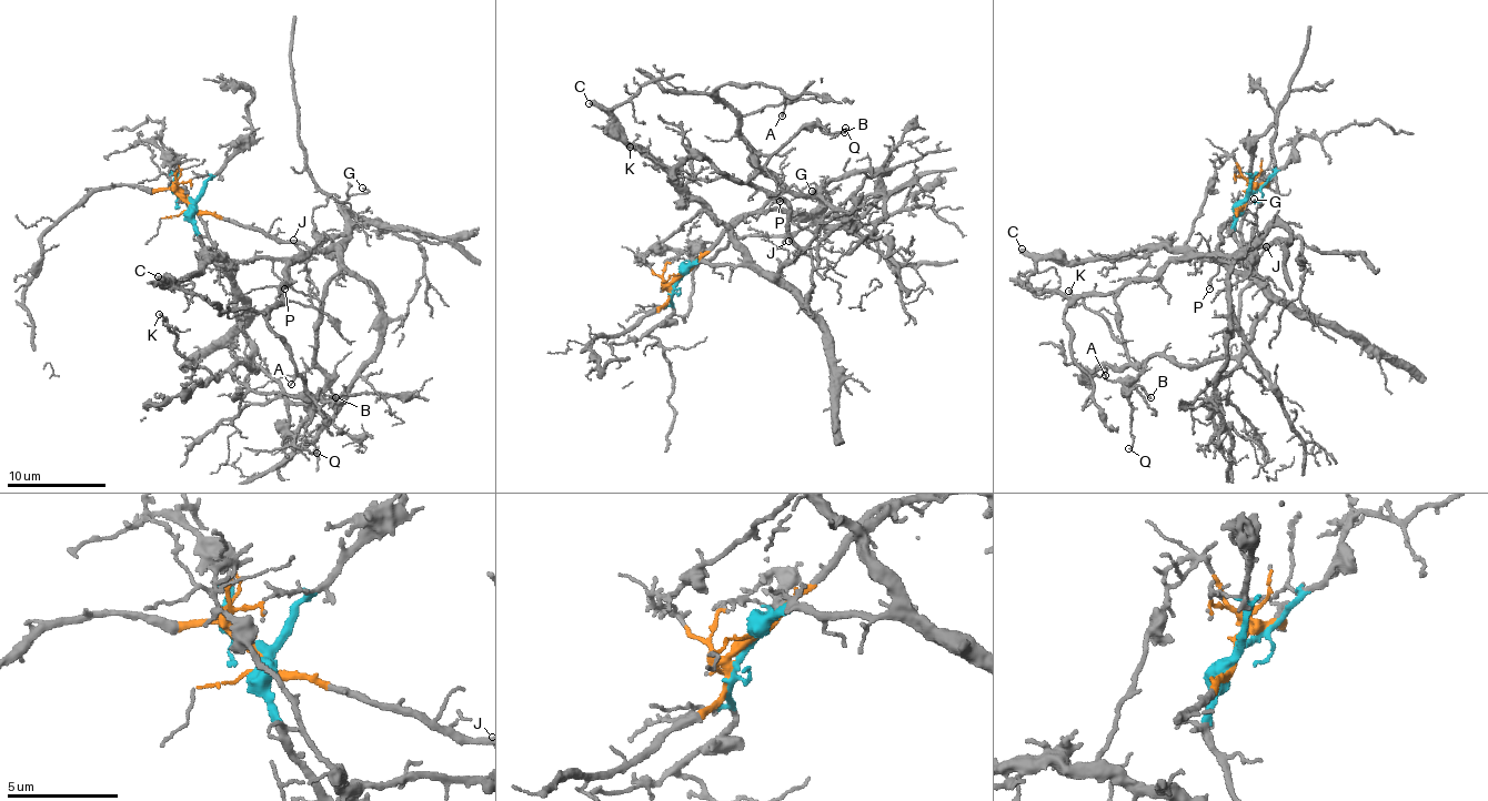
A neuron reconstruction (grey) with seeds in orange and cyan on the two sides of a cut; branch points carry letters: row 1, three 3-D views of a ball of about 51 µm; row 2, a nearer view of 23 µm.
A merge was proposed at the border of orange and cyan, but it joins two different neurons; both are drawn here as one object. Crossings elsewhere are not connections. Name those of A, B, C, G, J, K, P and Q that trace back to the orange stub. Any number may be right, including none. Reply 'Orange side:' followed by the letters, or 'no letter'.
Orange side: A, G

